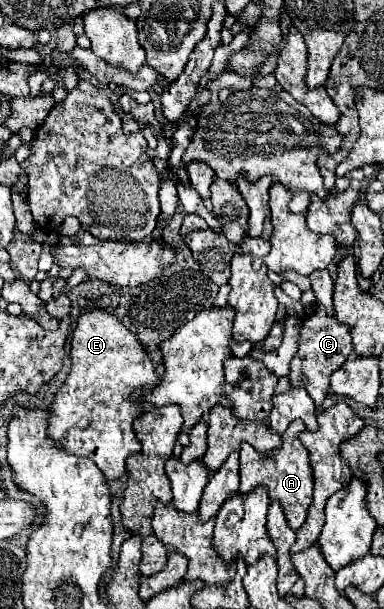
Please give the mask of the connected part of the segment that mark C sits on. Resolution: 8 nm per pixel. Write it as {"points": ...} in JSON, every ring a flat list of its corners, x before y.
{"points":[[316,305,314,313,308,319,304,319,300,329,300,349,290,363,290,375,288,375,290,385,304,387,308,395,314,399,314,403,320,405,328,395,330,375,344,365,350,351,352,351,352,339,350,339,348,327,340,325,334,317,328,317,324,307]]}

